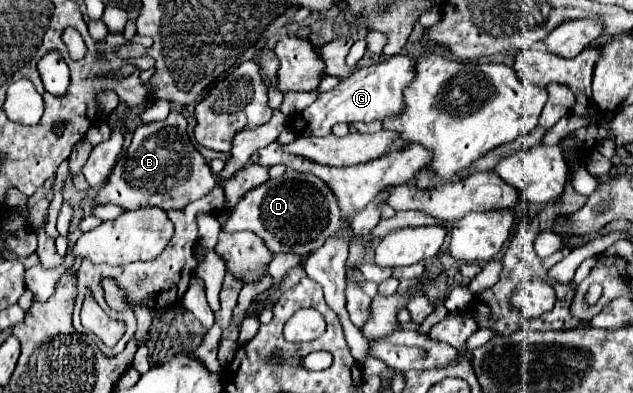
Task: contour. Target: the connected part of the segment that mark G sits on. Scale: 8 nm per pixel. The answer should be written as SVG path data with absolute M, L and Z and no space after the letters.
M394 55L390 59L384 59L380 63L374 63L370 67L364 67L356 73L356 77L348 77L346 81L340 81L334 89L326 93L318 93L318 99L306 107L300 113L300 119L304 119L304 133L310 133L314 137L324 137L332 133L332 125L336 123L370 123L370 121L384 121L386 117L396 117L402 113L402 89L410 85L414 79L414 57L410 55Z

